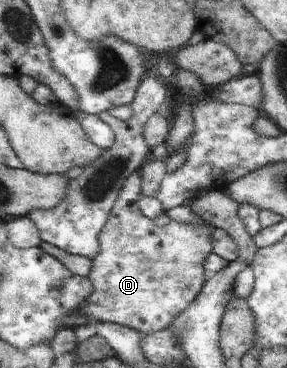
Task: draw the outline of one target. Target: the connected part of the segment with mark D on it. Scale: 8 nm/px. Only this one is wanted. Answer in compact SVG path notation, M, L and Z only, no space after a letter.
M134 172L125 179L110 210L107 222L100 231L99 252L92 259L92 268L89 280L93 292L88 303L81 305L81 312L74 312L67 320L61 323L62 329L74 329L75 324L90 323L92 321L116 322L135 329L141 334L155 334L165 332L171 323L194 301L203 288L209 274L204 271L202 262L212 252L210 243L211 229L207 225L197 228L190 224L181 224L170 221L162 227L156 226L151 219L142 215L138 201L141 193L141 177Z

